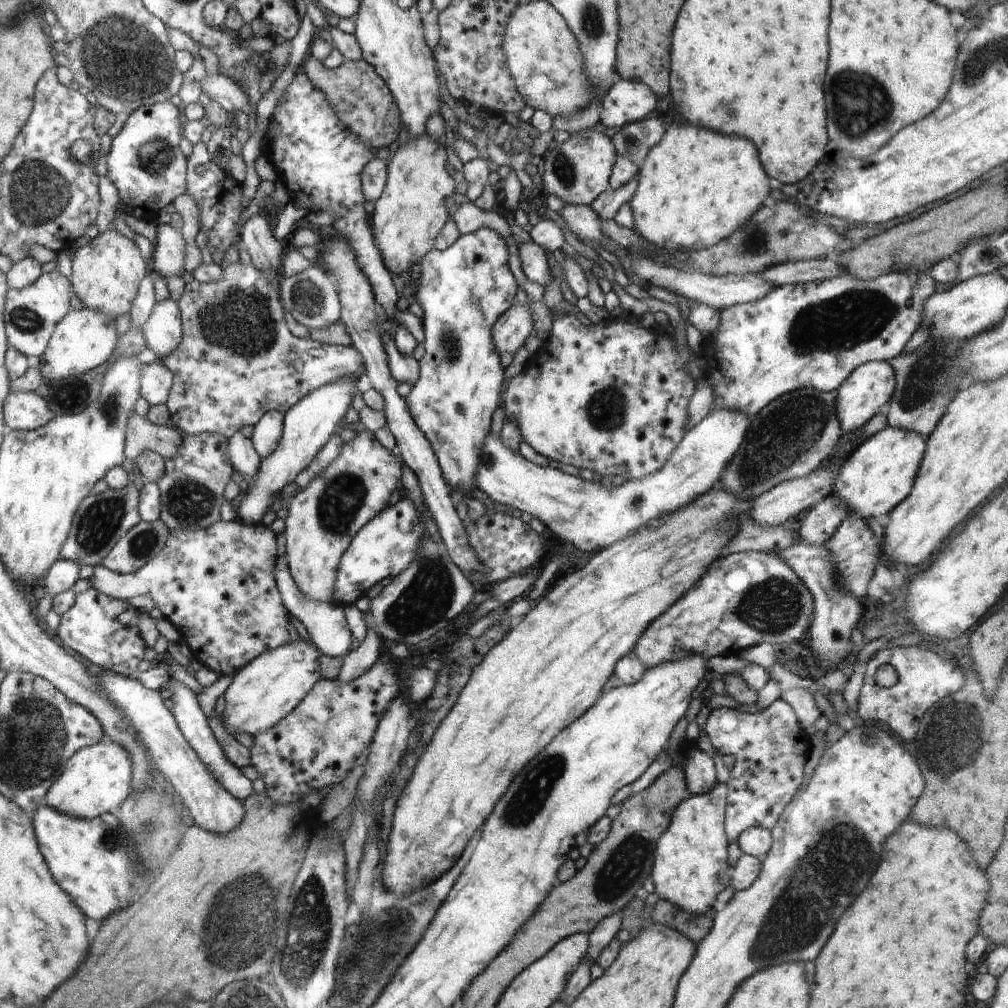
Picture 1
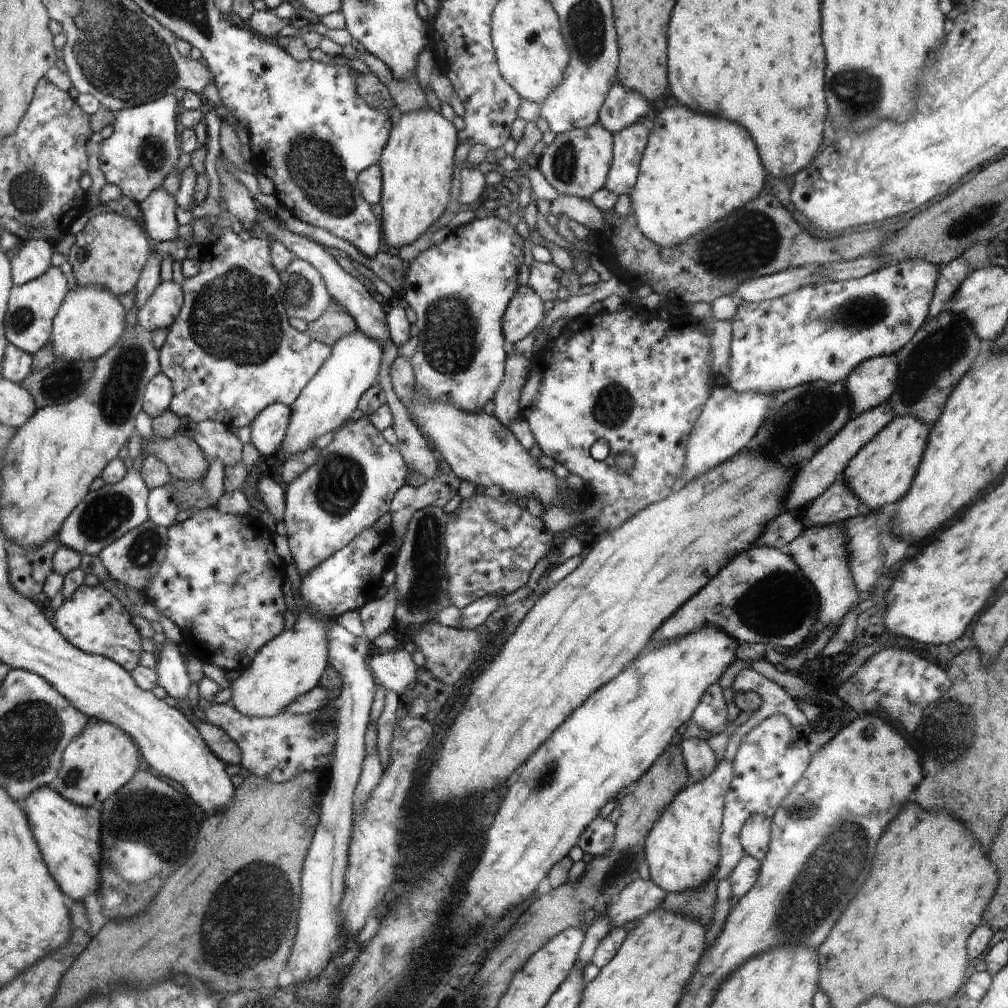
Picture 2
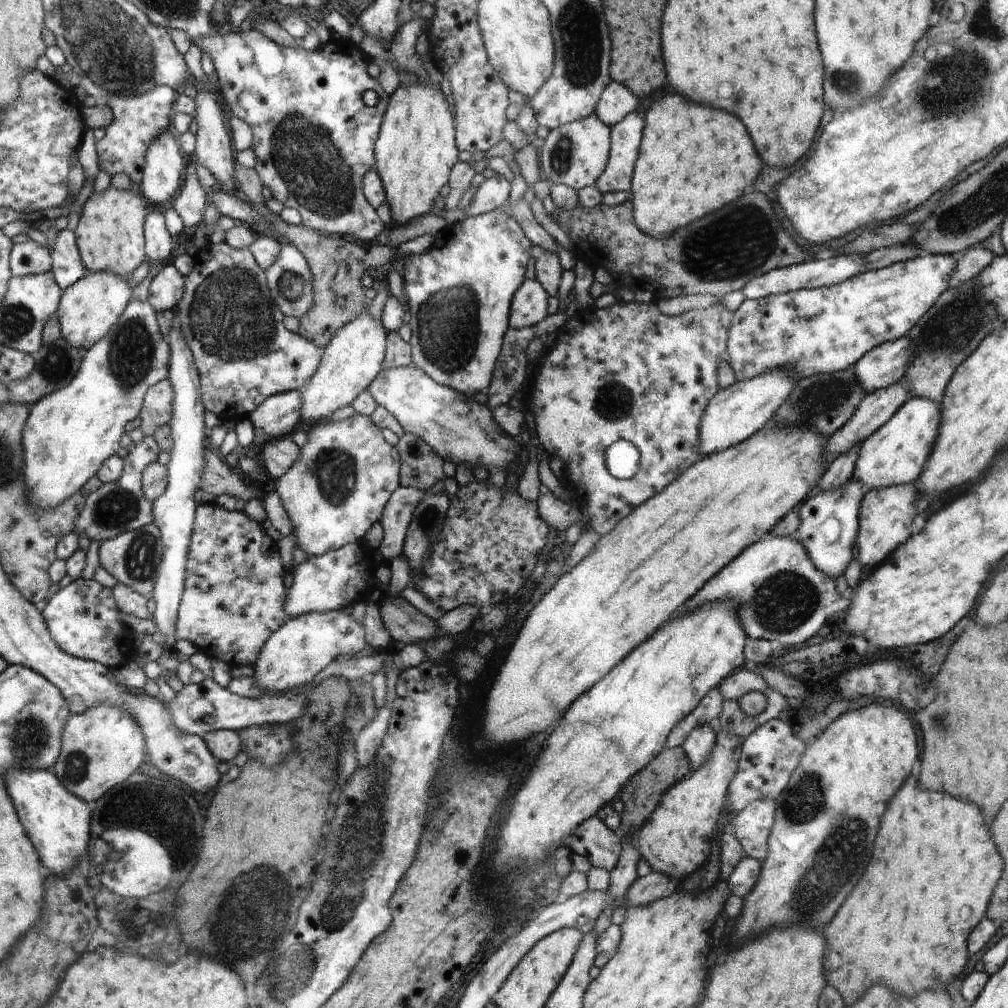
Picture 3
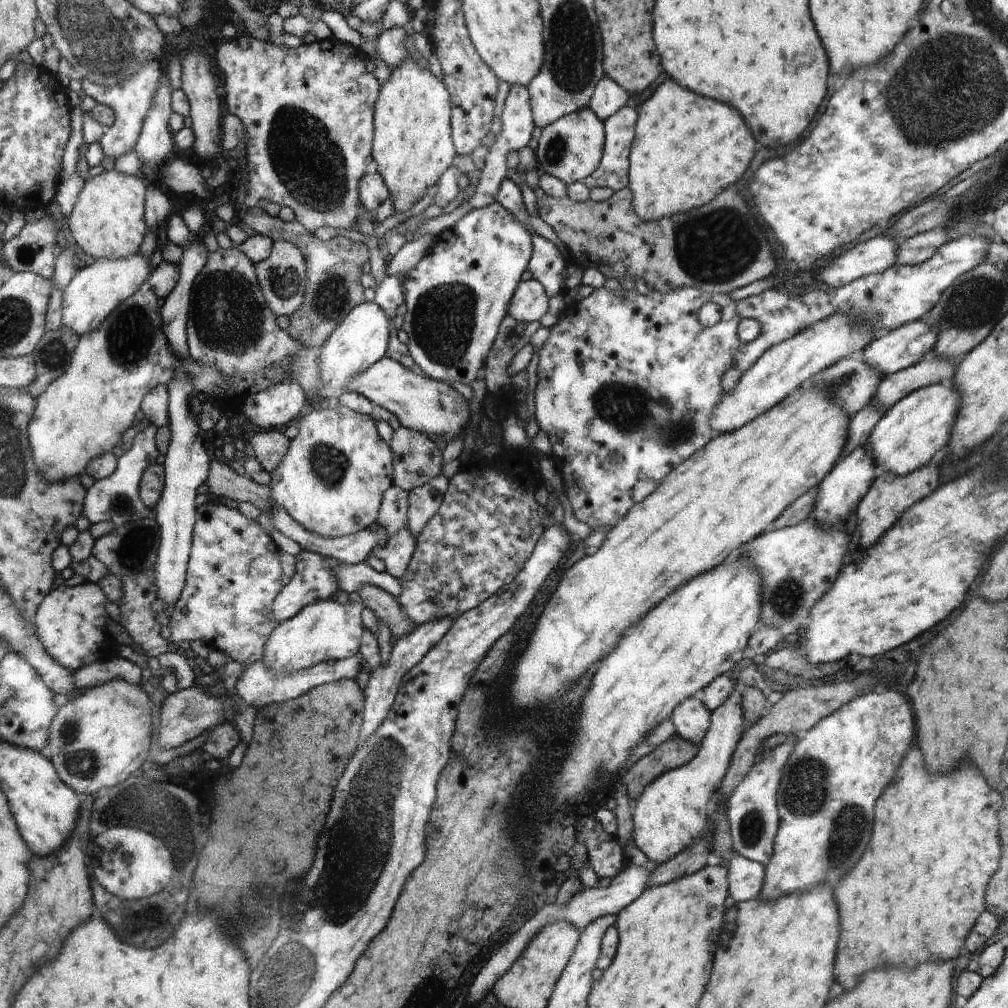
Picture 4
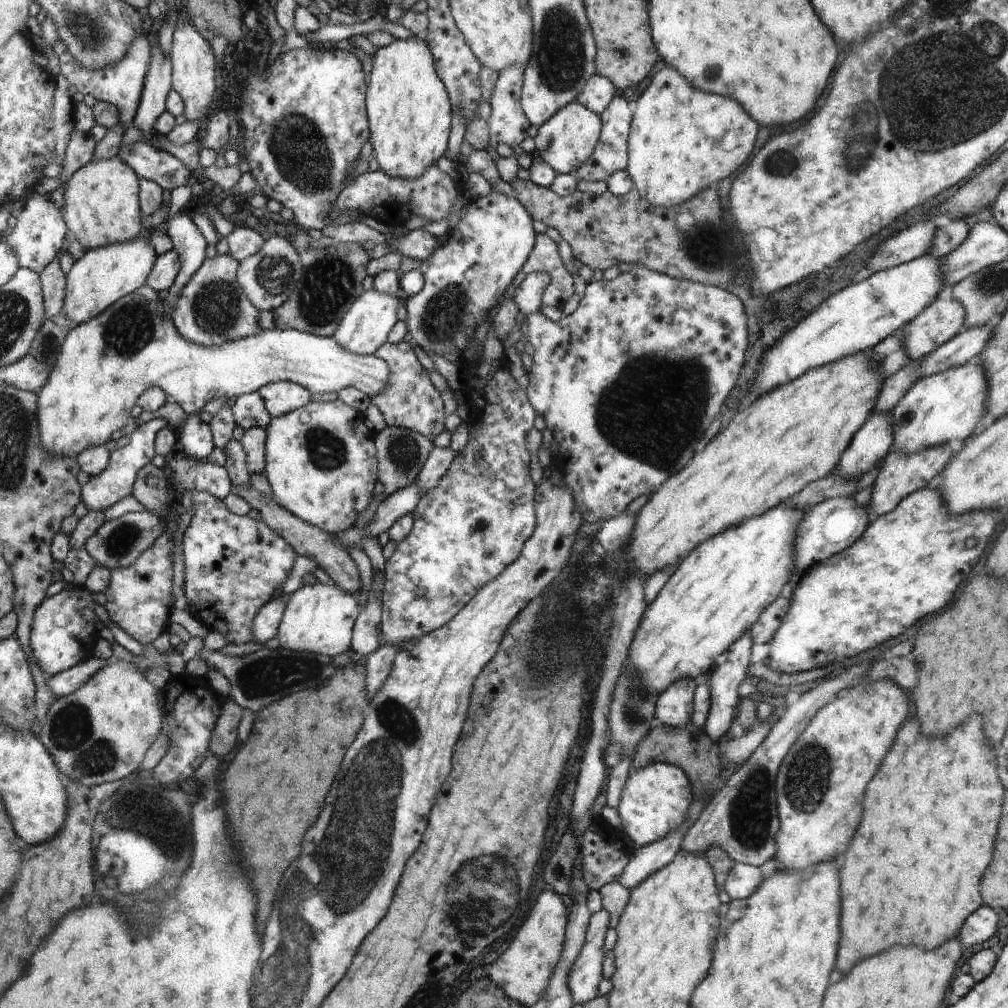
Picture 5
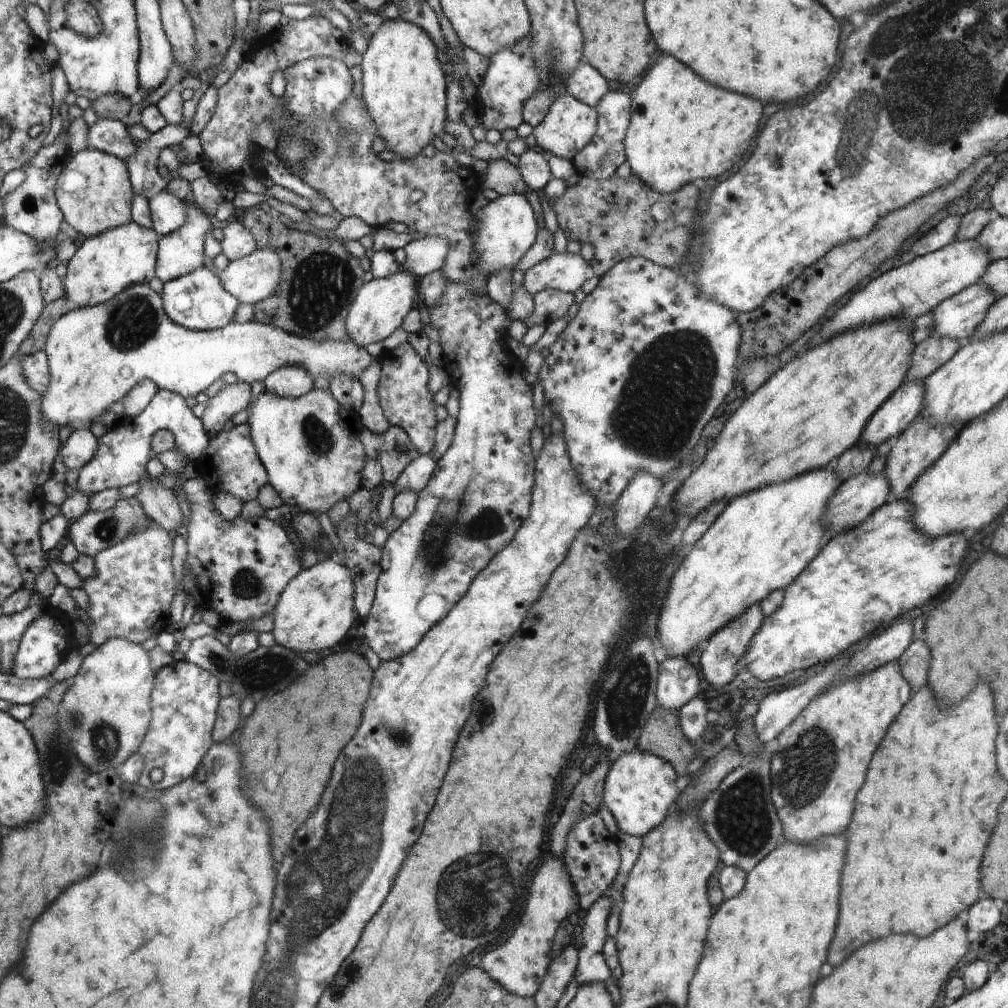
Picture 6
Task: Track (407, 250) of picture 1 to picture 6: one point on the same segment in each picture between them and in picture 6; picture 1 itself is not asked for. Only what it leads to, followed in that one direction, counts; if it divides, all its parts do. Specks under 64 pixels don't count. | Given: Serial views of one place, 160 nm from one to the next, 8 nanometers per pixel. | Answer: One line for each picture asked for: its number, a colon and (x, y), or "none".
2: (416, 164)
3: (415, 151)
4: (412, 147)
5: (409, 112)
6: (404, 90)

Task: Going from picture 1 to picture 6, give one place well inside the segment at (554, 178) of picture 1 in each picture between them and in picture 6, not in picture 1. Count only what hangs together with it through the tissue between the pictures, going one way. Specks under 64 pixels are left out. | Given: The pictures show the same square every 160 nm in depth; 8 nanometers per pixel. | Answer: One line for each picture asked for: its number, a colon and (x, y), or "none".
2: (577, 163)
3: (576, 155)
4: (570, 149)
5: (565, 142)
6: (570, 124)

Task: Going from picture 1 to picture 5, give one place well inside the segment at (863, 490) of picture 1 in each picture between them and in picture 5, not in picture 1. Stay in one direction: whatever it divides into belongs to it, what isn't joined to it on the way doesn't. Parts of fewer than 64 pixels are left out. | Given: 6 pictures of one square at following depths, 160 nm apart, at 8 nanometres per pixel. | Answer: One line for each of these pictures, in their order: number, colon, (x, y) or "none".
2: (883, 470)
3: (895, 454)
4: (908, 435)
5: (944, 408)

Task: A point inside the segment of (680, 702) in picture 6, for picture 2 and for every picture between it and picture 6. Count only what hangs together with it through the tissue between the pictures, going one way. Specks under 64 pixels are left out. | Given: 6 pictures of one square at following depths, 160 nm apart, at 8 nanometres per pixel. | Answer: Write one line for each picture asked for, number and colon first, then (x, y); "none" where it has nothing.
2: (700, 759)
3: (699, 746)
4: (691, 720)
5: (674, 707)

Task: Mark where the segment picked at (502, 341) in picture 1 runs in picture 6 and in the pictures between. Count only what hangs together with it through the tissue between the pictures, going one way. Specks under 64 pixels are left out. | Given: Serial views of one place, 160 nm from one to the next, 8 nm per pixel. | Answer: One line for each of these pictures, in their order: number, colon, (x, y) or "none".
2: (526, 311)
3: (530, 304)
4: (531, 301)
5: (528, 296)
6: (566, 272)

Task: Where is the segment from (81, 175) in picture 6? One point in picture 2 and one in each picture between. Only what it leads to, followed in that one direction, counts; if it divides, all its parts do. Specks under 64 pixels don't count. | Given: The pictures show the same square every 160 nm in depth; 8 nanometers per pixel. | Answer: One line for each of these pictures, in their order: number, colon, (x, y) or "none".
2: (110, 251)
3: (109, 235)
4: (107, 221)
5: (101, 206)

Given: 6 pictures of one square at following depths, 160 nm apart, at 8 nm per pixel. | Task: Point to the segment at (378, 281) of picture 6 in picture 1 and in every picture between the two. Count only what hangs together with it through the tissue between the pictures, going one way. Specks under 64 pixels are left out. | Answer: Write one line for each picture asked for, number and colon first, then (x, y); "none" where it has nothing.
1: (309, 425)
2: (325, 405)
3: (350, 363)
4: (362, 340)
5: (364, 330)

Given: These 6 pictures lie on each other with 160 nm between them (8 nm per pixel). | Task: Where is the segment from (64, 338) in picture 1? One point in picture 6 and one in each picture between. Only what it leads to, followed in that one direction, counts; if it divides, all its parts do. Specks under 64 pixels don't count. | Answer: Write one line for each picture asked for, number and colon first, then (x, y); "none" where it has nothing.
2: (91, 320)
3: (89, 308)
4: (92, 296)
5: (102, 276)
6: (105, 265)

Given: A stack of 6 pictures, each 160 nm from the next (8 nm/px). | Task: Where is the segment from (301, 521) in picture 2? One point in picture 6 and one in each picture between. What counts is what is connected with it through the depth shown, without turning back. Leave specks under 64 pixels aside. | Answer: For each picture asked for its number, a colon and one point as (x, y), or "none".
3: (338, 488)
4: (331, 480)
5: (321, 464)
6: (306, 445)

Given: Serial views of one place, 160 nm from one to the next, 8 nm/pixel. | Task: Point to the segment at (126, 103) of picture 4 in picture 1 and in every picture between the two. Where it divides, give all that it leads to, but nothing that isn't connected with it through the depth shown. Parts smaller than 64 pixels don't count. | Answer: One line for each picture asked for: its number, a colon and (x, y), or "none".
1: (145, 161)
2: (143, 149)
3: (138, 120)

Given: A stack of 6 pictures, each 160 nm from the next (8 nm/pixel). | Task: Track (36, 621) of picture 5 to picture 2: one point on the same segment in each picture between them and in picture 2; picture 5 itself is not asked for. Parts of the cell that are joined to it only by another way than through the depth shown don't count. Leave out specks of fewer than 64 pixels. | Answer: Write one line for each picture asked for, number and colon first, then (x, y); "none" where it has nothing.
2: (92, 619)
3: (83, 617)
4: (71, 623)

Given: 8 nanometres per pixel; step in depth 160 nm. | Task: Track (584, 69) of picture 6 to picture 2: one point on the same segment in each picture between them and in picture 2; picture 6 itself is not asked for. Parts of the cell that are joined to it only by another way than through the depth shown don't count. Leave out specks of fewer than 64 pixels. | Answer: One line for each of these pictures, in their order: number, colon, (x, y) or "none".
2: (622, 107)
3: (617, 102)
4: (608, 97)
5: (598, 93)

